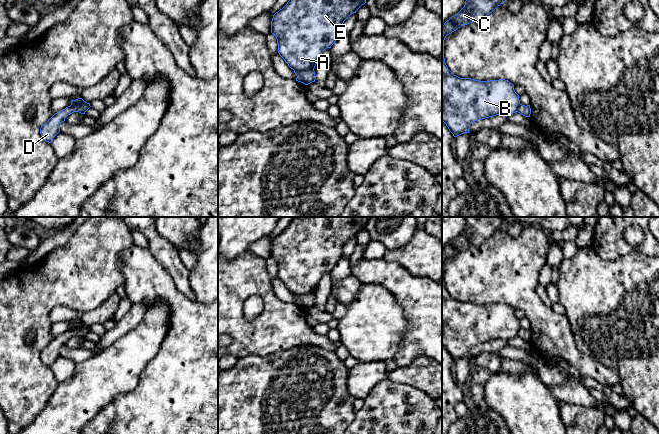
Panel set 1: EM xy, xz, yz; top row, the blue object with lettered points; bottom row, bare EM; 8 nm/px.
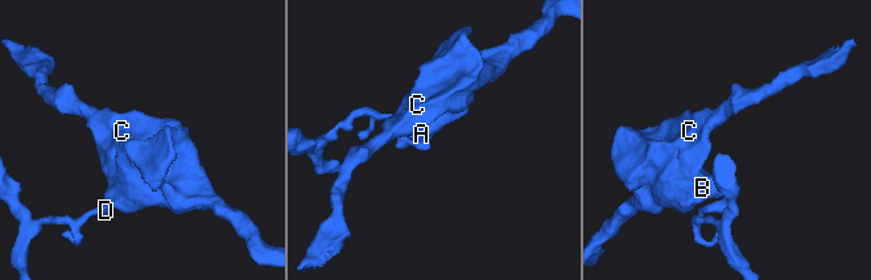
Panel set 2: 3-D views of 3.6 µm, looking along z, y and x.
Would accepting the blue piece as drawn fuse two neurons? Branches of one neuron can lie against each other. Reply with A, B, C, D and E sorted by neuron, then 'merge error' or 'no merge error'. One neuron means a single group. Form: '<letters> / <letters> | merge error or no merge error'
A B C E / D | merge error

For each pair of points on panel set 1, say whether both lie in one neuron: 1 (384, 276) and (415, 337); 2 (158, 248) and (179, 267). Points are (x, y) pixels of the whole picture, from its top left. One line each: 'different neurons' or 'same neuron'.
1: same neuron
2: same neuron

